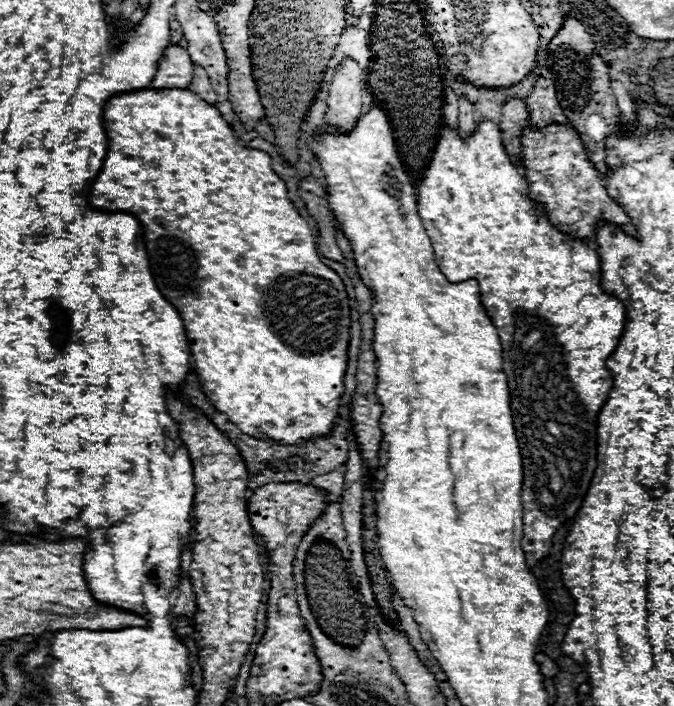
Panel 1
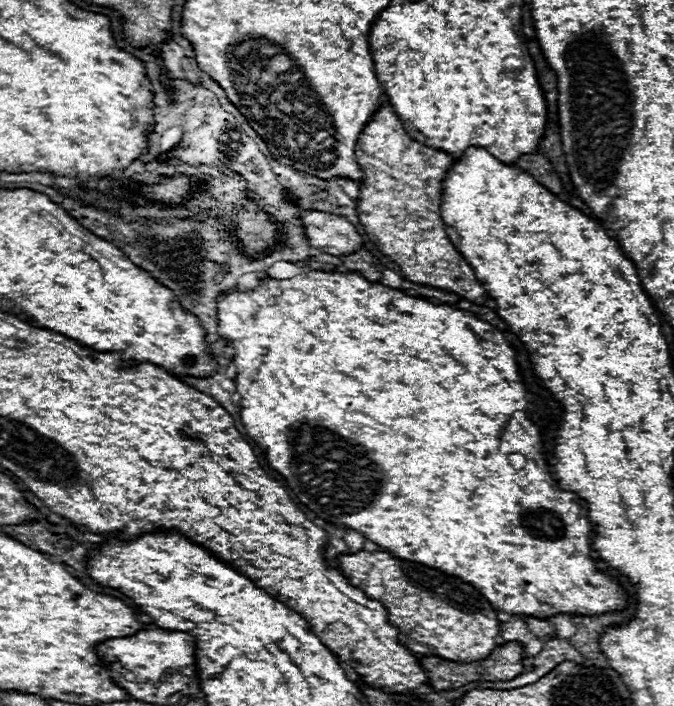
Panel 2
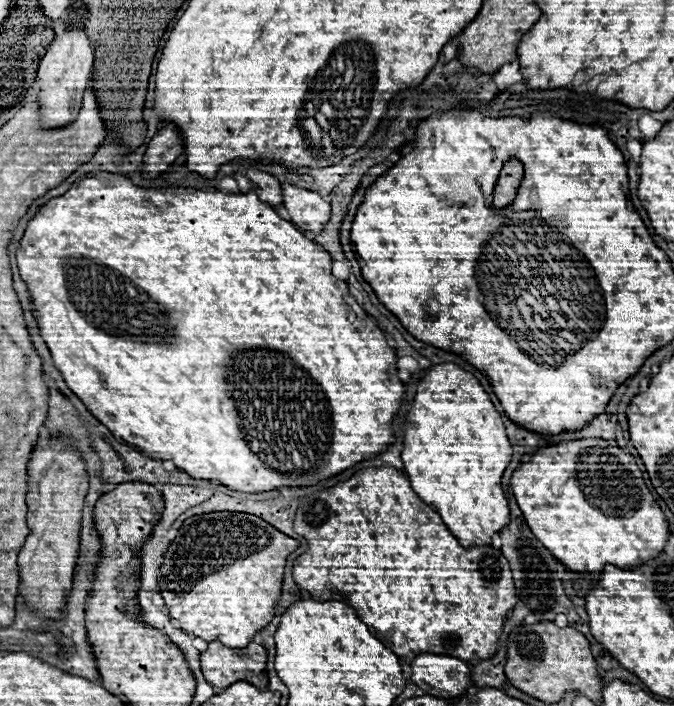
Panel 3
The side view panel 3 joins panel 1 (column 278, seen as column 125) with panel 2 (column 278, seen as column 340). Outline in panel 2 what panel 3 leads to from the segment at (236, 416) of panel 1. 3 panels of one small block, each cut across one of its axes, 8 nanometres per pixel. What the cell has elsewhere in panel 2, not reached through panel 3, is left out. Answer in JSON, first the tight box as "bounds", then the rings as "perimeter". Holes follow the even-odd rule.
{"bounds":[218,270,628,618],"perimeter":[[[310,270],[288,280],[260,280],[254,292],[226,292],[218,300],[218,332],[234,342],[234,364],[238,370],[236,392],[242,396],[240,414],[248,436],[262,446],[270,468],[288,478],[288,486],[296,498],[314,510],[322,520],[334,526],[356,530],[374,544],[382,546],[396,558],[418,562],[458,576],[486,596],[486,600],[506,614],[522,614],[534,618],[552,618],[558,614],[596,616],[620,612],[628,604],[628,594],[618,580],[600,570],[594,562],[590,536],[592,522],[586,518],[586,502],[574,492],[558,488],[548,462],[542,454],[542,438],[536,424],[536,410],[544,410],[544,400],[532,394],[520,376],[516,352],[510,342],[488,322],[456,310],[452,306],[434,306],[428,300],[412,298],[400,290],[368,282],[358,272],[318,272]],[[510,454],[524,454],[526,466],[516,470],[510,466]]]}

